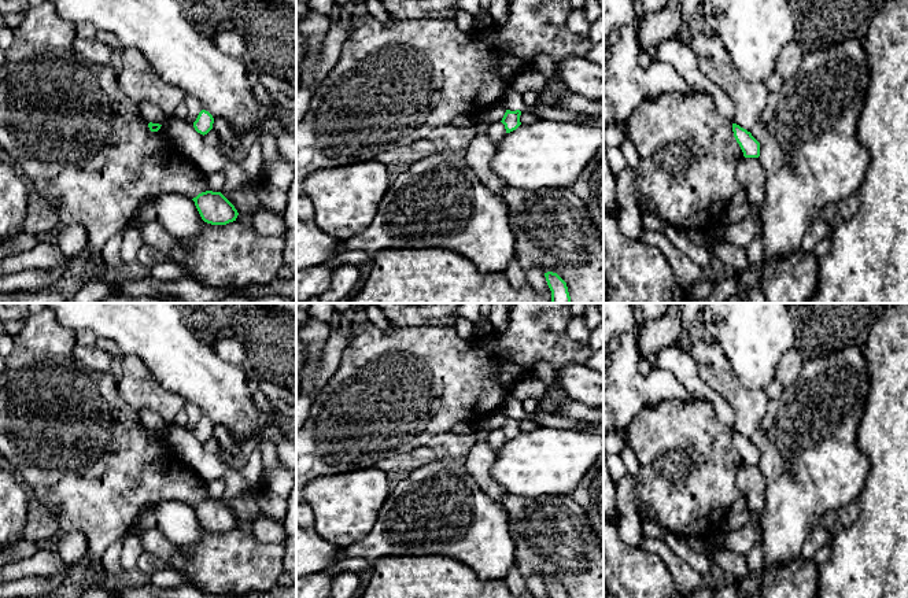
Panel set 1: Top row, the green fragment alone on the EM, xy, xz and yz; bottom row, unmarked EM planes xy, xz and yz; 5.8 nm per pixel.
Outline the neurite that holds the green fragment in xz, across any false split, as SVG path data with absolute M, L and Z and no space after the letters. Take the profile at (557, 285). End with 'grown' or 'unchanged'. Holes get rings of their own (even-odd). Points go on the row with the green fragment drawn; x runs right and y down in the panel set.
M553 272L545 273L545 277L551 291L551 303L571 303L566 283Z | unchanged

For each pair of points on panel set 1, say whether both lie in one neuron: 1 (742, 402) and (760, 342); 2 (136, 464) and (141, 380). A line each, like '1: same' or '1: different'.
1: different
2: different

